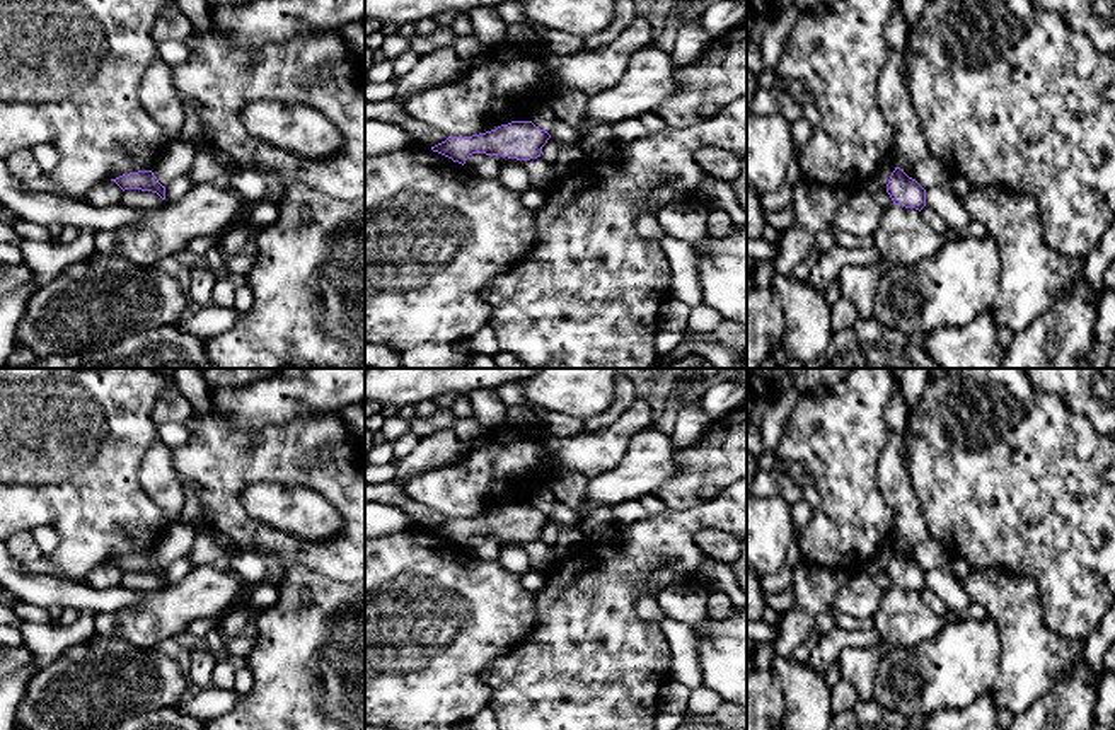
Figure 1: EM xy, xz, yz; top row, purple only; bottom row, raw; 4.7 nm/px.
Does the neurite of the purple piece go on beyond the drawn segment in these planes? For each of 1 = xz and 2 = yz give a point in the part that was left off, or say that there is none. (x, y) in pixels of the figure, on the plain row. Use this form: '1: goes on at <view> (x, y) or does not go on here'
1: does not go on here
2: does not go on here

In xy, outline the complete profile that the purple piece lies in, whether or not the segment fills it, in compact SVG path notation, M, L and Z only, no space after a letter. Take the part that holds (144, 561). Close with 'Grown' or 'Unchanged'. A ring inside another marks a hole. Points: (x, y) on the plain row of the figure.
M152 553L130 554L111 563L114 563L123 573L124 571L152 573L157 575L162 582L165 582L165 568L159 565Z. Unchanged

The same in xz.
M511 503L472 519L448 519L431 532L462 548L472 536L530 542L540 539L549 520L551 517L532 503Z. Unchanged

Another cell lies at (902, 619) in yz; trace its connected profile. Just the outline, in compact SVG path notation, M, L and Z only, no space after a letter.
M892 587L883 594L873 629L892 648L909 648L933 640L948 623L931 611L919 592Z

